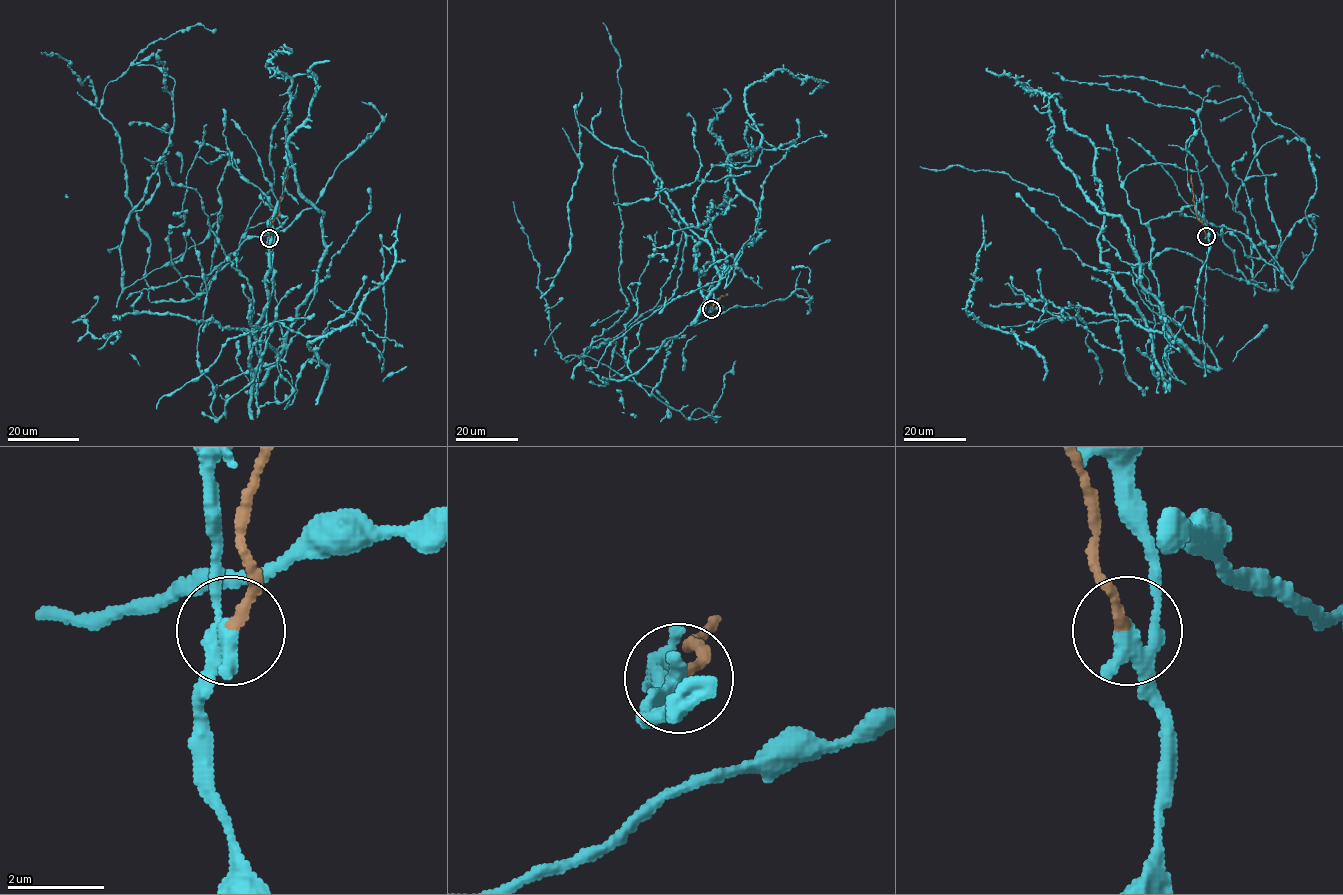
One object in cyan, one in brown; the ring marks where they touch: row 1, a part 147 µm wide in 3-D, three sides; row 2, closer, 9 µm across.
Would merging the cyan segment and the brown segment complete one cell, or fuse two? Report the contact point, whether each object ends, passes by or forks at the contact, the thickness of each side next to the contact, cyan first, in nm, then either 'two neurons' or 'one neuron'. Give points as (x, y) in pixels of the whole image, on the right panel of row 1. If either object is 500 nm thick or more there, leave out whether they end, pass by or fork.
at (1206, 236); cyan passes by; brown ends there; 320 nm thick on the cyan side, 220 nm on the other; two neurons

